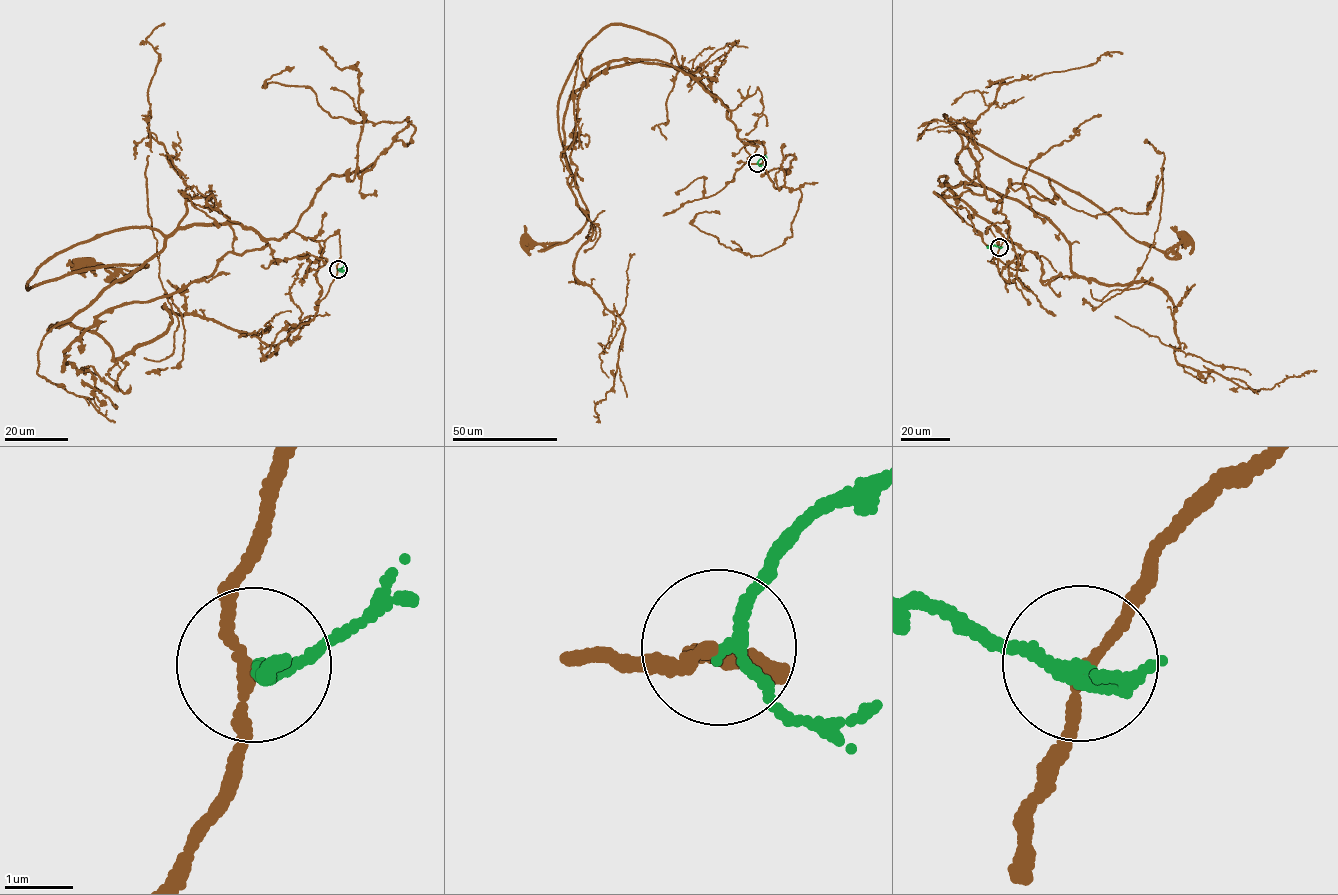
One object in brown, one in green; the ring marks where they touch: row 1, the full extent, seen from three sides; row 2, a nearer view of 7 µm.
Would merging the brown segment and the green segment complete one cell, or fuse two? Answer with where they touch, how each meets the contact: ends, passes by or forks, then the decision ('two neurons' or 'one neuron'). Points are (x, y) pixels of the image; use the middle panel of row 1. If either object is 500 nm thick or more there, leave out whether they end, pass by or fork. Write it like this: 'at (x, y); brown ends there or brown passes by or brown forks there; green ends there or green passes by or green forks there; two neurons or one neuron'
at (757, 163); brown passes by; green passes by; two neurons

